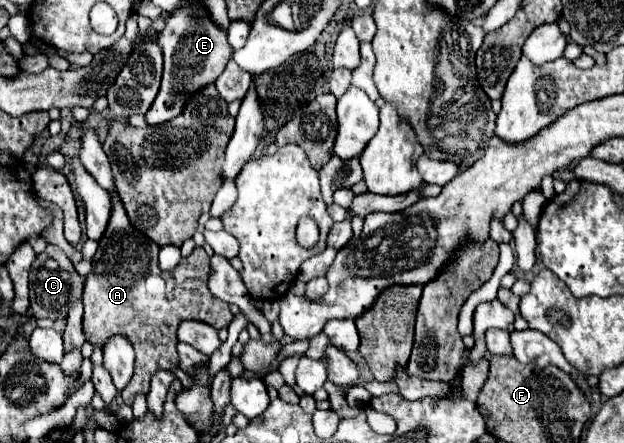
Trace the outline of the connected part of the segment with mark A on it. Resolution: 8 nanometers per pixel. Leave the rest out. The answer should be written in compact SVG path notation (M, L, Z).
M116 190L110 192L110 198L110 222L98 242L94 268L84 280L82 322L86 340L92 344L104 344L114 334L122 334L132 342L136 350L134 376L122 390L124 404L132 404L138 392L148 392L152 372L176 366L176 328L182 320L200 320L214 328L226 328L234 314L226 302L208 290L210 260L204 248L194 248L172 272L162 272L158 266L158 246L130 224Z

